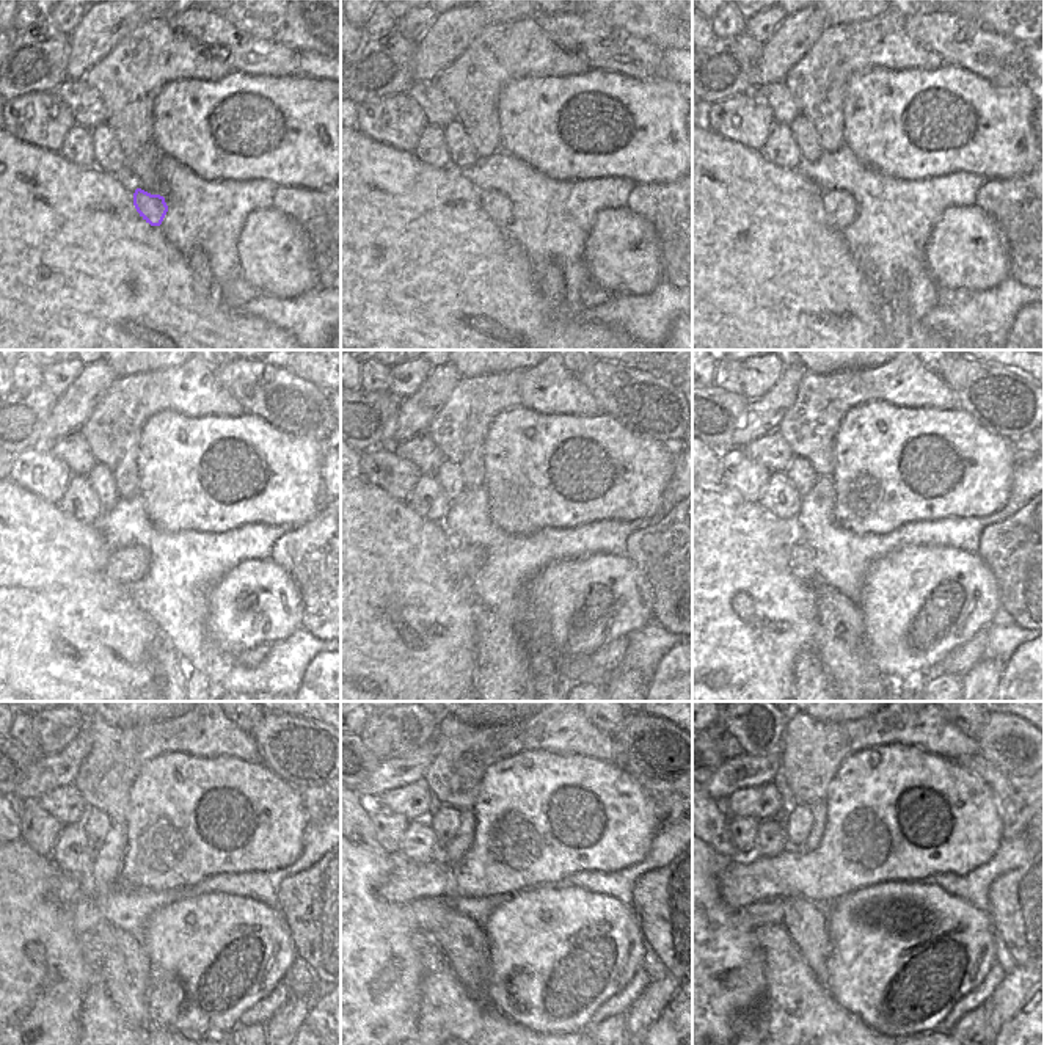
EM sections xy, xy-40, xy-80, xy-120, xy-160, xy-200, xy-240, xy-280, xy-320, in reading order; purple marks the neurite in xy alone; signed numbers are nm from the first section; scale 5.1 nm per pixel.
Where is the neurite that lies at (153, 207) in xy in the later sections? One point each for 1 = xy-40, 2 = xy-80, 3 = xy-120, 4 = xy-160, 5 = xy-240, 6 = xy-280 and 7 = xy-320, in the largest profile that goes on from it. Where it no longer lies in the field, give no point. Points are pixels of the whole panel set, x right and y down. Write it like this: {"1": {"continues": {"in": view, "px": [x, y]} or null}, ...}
{"1": {"continues": {"in": "xy-40", "px": [498, 207]}}, "2": {"continues": {"in": "xy-80", "px": [839, 207]}}, "3": {"continues": {"in": "xy-120", "px": [126, 565]}}, "4": {"continues": {"in": "xy-160", "px": [463, 562]}}, "5": {"continues": {"in": "xy-240", "px": [85, 913]}}, "6": {"continues": {"in": "xy-280", "px": [427, 913]}}, "7": {"continues": {"in": "xy-320", "px": [770, 912]}}}

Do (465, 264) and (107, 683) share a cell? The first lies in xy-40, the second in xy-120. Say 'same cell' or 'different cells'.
same cell

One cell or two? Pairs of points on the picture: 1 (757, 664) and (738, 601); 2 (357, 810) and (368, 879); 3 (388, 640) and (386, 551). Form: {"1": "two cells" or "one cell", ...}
{"1": "one cell", "2": "two cells", "3": "one cell"}

